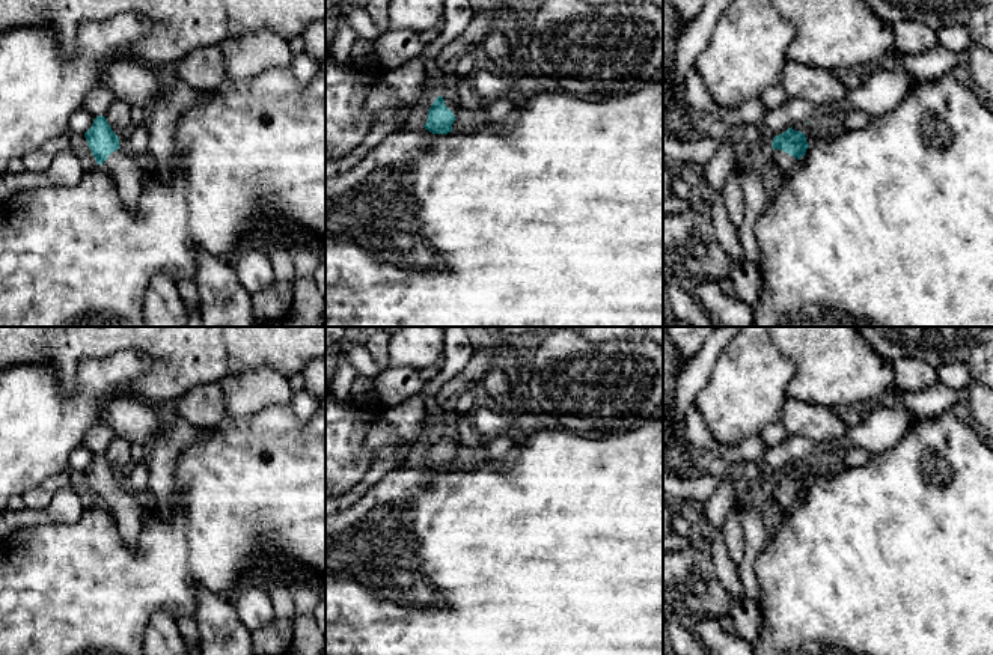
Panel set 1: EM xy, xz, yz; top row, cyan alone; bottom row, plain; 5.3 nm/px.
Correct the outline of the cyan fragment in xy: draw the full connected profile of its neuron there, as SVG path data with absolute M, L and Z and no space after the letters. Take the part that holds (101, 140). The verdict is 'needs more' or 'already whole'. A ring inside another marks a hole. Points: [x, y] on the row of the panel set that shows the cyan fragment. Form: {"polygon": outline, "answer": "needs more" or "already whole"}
{"polygon": "M104 116L93 119L84 137L96 164L113 178L122 203L136 212L148 179L143 158L131 158L119 149L119 139Z", "answer": "needs more"}

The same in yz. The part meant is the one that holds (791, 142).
{"polygon": "M793 126L771 140L771 149L765 155L764 172L768 182L781 182L799 166L808 149L806 137Z", "answer": "needs more"}

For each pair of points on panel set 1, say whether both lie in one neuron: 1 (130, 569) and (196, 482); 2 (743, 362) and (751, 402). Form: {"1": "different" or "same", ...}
{"1": "same", "2": "same"}

